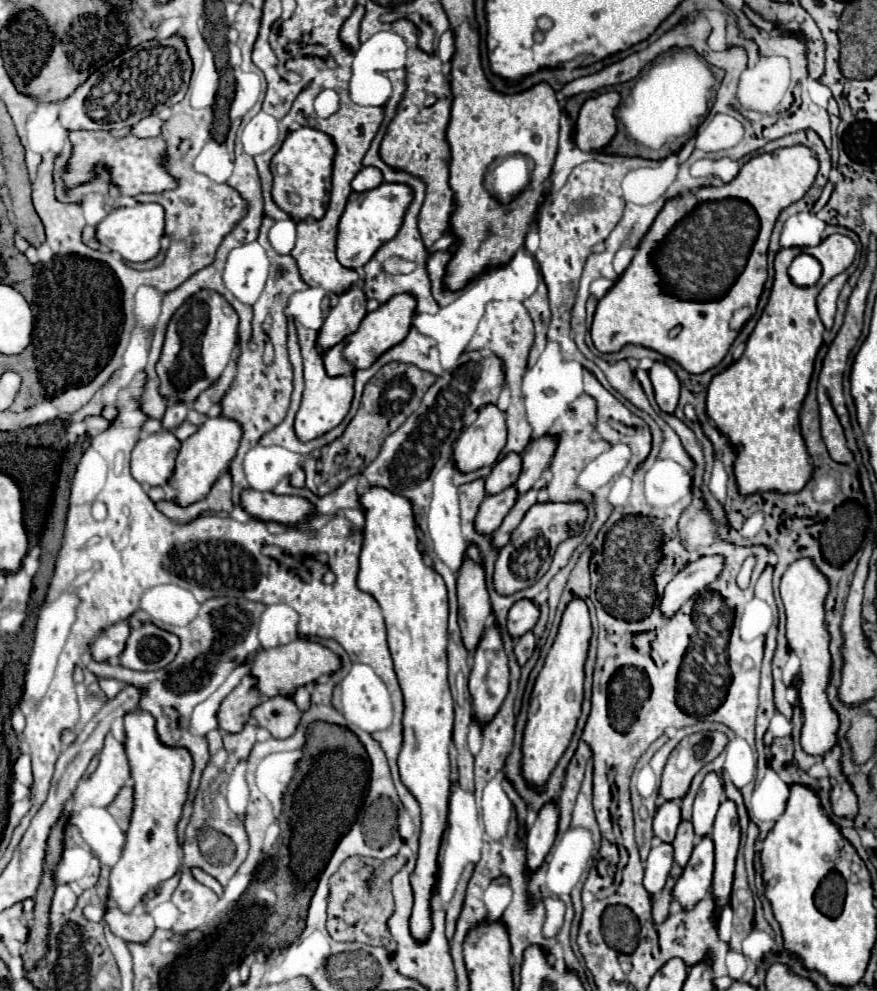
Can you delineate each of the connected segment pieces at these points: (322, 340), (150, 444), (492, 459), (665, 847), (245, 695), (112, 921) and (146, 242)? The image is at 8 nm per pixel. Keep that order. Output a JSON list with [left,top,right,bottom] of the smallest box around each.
[[317,284,367,352],[131,430,179,486],[453,404,505,474],[643,842,673,896],[217,676,261,734],[103,906,155,942],[95,204,163,262]]

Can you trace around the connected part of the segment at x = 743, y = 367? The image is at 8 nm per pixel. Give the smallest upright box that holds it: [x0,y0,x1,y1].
[707,248,823,496]

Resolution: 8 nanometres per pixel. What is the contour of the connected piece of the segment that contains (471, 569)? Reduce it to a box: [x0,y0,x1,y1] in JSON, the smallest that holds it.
[457,560,491,652]

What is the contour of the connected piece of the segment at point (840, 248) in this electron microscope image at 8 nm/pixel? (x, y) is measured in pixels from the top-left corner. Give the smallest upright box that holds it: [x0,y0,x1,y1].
[807,234,855,268]

